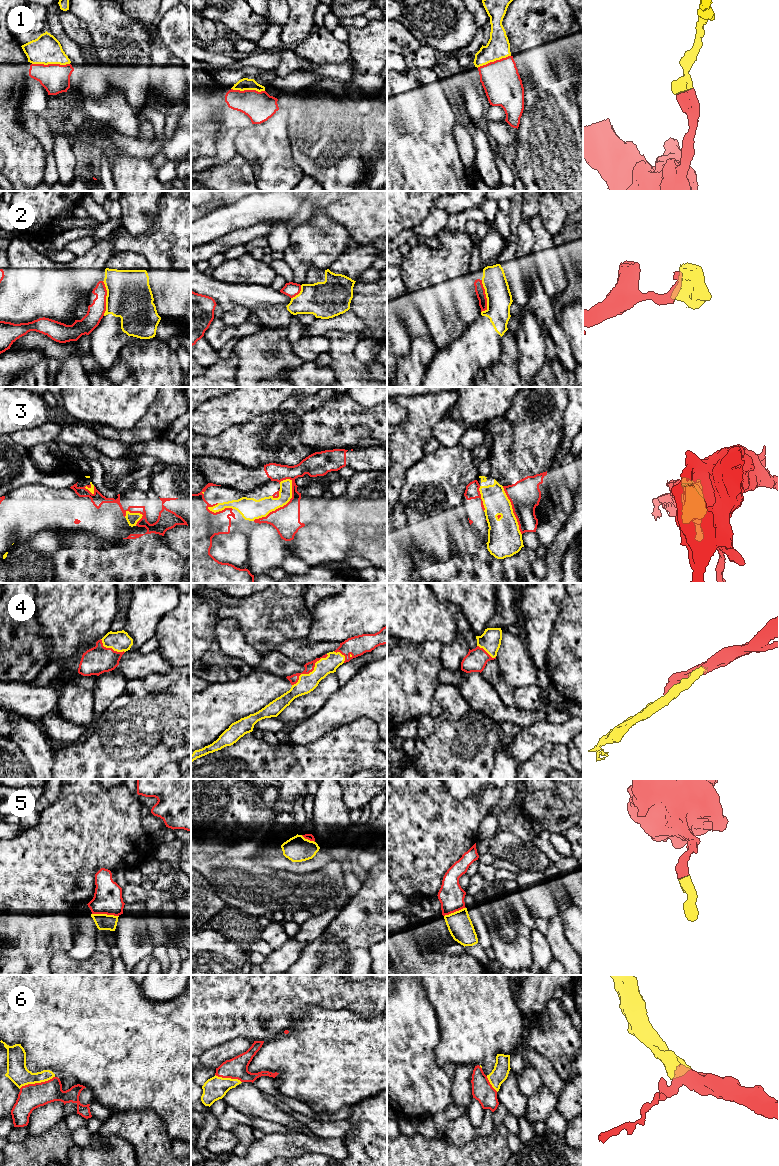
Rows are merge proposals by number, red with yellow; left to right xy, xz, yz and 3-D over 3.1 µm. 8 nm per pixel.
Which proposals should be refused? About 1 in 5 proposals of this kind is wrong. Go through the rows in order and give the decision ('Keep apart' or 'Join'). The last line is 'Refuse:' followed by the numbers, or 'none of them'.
1: Join
2: Keep apart
3: Keep apart
4: Join
5: Join
6: Join
Refuse: 2, 3

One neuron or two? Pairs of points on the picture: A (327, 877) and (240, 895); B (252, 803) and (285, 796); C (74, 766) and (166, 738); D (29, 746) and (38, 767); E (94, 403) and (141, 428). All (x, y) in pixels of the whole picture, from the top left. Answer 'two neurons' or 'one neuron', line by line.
A: one neuron
B: two neurons
C: one neuron
D: one neuron
E: two neurons

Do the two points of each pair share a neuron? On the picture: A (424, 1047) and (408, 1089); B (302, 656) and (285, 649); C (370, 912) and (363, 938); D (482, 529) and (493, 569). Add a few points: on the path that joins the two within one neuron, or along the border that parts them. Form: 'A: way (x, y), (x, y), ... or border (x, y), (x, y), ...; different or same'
A: way (414, 1057), (408, 1063), (408, 1079); same
B: way (298, 652), (295, 649), (289, 649); same
C: way (367, 918), (363, 922), (363, 932); same
D: border (470, 525), (483, 537); different

